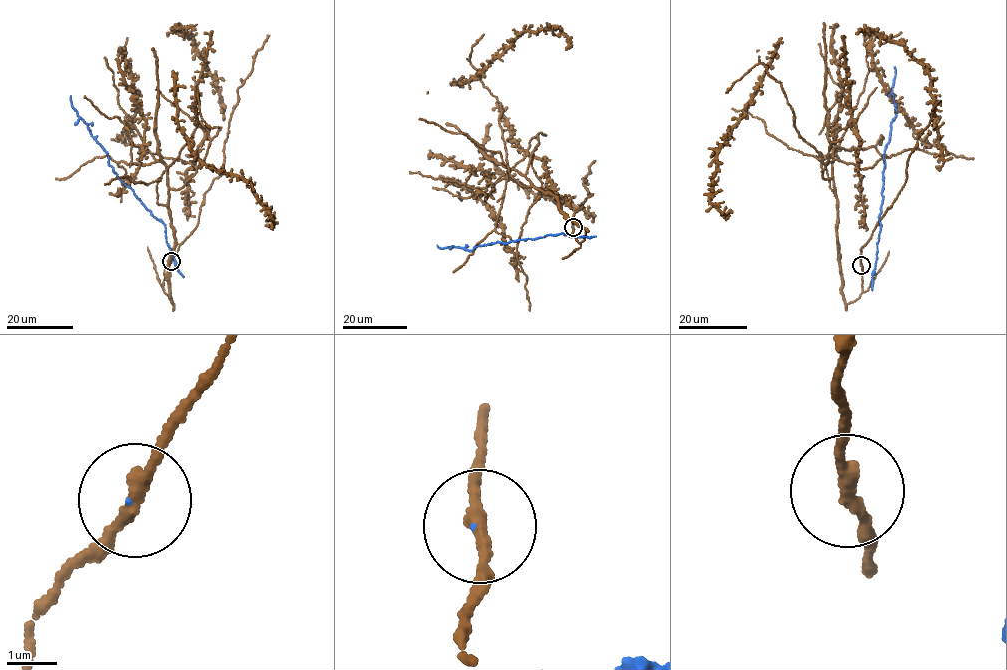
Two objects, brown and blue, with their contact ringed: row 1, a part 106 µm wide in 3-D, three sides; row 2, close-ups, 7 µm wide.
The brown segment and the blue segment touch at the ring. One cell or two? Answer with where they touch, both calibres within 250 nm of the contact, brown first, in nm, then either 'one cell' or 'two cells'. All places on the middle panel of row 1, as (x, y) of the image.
at (573, 227); 240 nm thick on the brown side, 20 nm on the other; two cells

